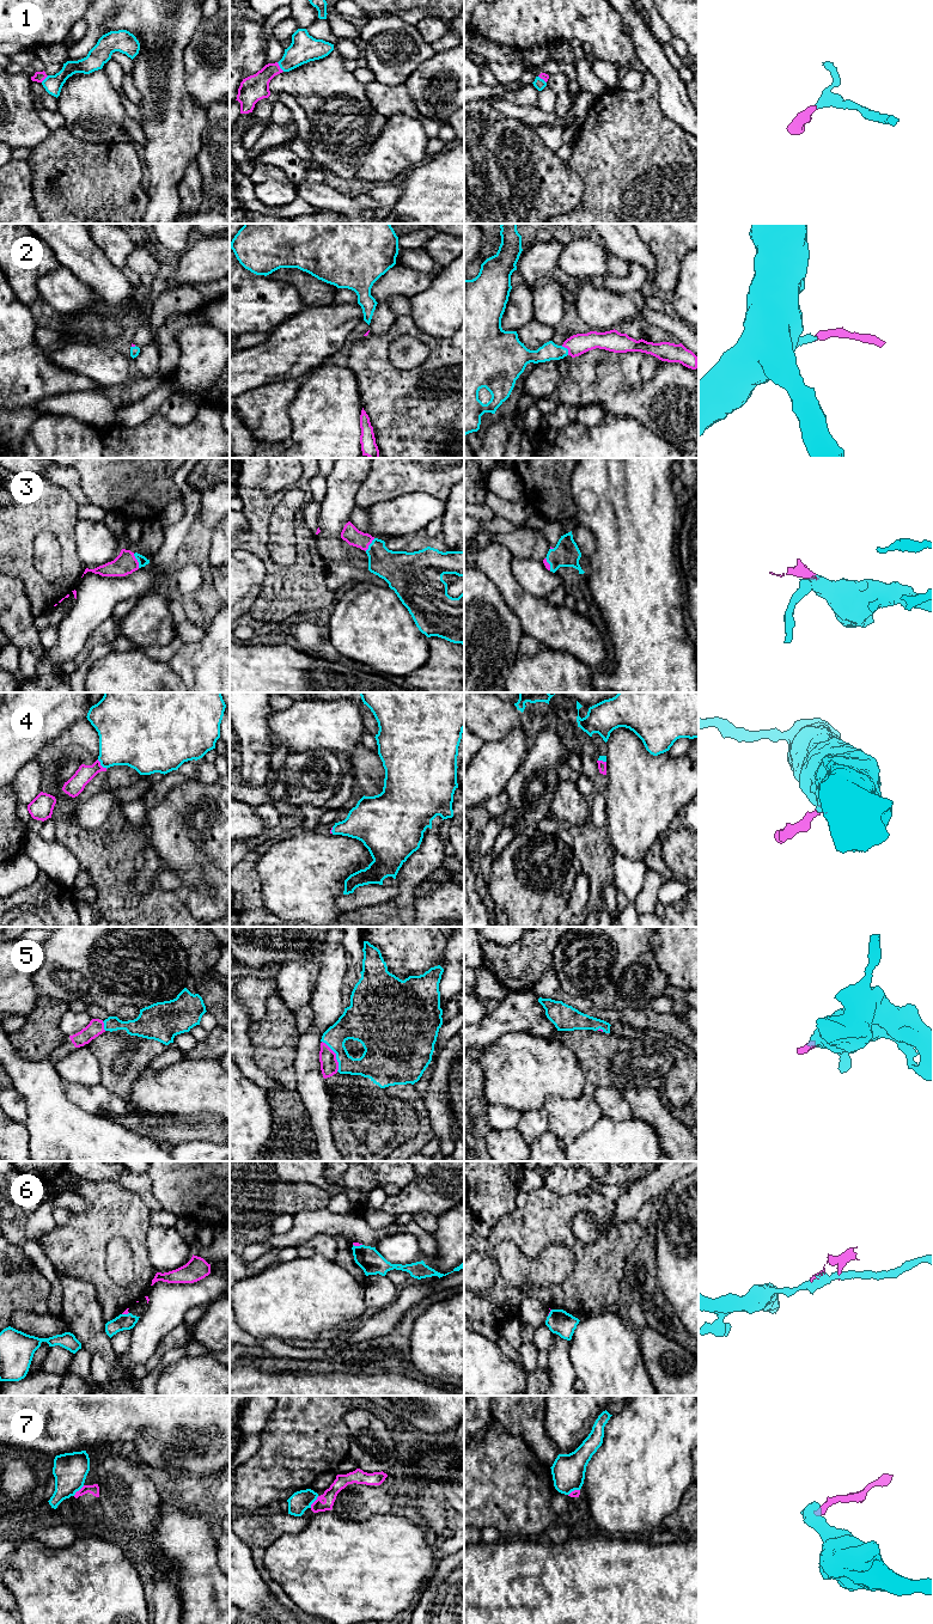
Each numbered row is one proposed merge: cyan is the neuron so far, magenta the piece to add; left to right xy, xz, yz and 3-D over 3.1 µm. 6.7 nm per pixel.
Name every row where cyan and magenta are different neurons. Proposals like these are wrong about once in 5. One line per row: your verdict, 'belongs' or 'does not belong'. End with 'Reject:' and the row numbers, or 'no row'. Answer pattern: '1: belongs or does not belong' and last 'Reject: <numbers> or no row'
1: belongs
2: belongs
3: belongs
4: belongs
5: belongs
6: does not belong
7: does not belong
Reject: 6, 7

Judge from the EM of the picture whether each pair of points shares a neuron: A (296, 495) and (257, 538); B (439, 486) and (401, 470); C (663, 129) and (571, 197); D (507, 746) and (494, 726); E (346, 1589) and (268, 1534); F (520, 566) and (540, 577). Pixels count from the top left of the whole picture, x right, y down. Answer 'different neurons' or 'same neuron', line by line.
A: different neurons
B: same neuron
C: different neurons
D: different neurons
E: different neurons
F: same neuron

